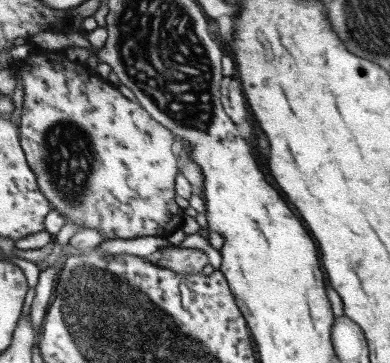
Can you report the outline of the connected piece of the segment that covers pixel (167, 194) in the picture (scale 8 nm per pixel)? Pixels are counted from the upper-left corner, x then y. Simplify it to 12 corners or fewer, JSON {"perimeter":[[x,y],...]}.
{"perimeter":[[31,46],[19,145],[104,240],[181,227],[173,133]]}

